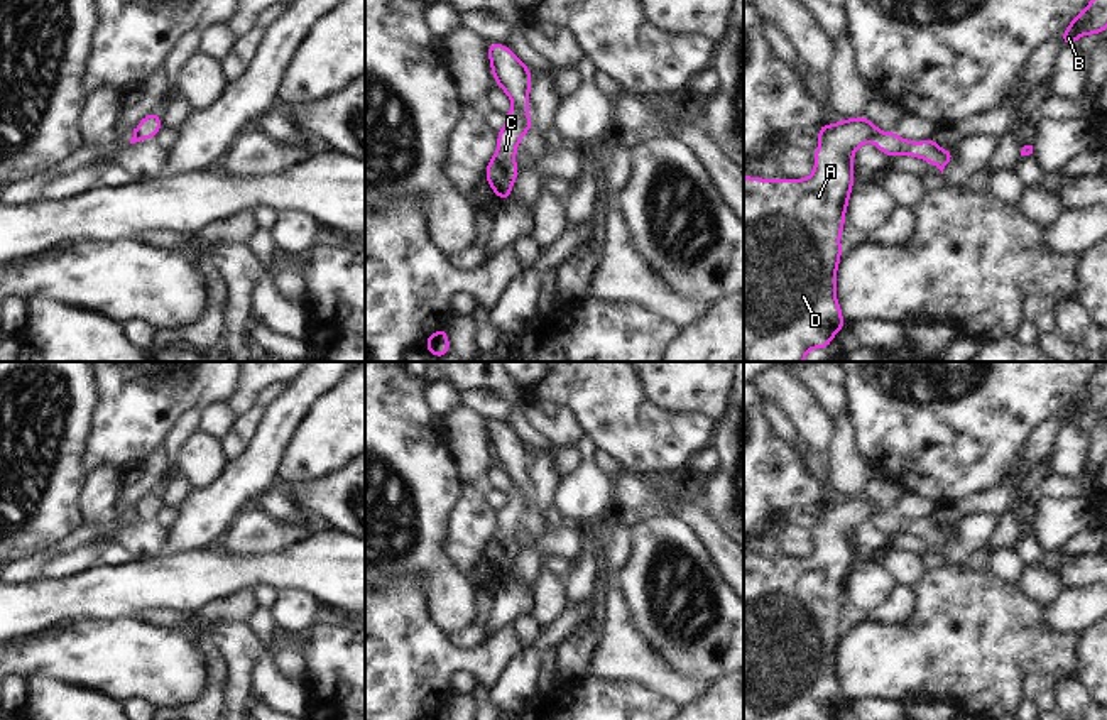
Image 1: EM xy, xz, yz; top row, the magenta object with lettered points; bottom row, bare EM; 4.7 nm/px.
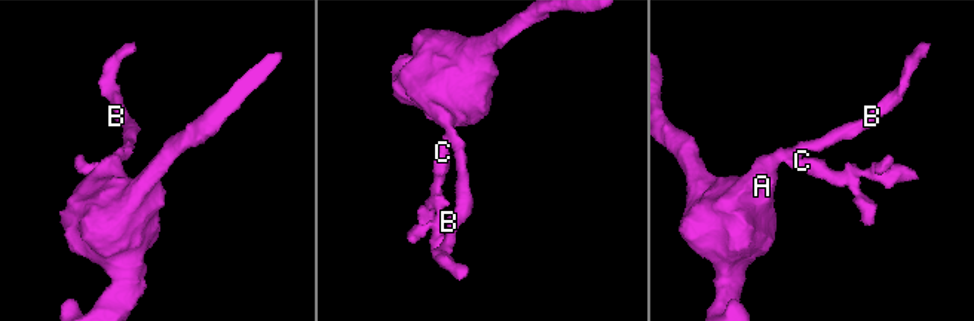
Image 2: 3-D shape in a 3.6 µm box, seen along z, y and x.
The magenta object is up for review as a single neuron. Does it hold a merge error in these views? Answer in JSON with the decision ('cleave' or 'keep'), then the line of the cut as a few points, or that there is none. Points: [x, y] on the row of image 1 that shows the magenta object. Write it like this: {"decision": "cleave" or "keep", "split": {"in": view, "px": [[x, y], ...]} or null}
{"decision": "cleave", "split": {"in": "yz", "px": [[883, 134], [874, 134], [869, 139]]}}

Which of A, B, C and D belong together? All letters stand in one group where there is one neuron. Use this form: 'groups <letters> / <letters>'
groups A B D / C

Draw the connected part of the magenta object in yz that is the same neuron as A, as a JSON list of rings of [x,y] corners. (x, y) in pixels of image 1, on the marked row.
[[[865,117],[825,123],[818,128],[820,147],[813,152],[815,171],[806,179],[744,177],[744,362],[804,362],[810,348],[828,350],[845,326],[837,301],[835,282],[842,257],[840,233],[855,181],[855,150],[874,135],[882,135]]]

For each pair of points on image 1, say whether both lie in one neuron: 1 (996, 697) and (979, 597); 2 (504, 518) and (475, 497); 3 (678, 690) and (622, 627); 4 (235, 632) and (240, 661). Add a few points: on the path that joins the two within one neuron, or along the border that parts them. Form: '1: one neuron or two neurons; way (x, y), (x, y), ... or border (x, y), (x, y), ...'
1: one neuron; way (982, 671), (979, 660), (979, 622)
2: two neurons; border (497, 511), (497, 529), (485, 550)
3: one neuron; way (661, 676), (629, 644)
4: one neuron; way (235, 639), (239, 654)

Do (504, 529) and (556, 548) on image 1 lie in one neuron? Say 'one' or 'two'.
two

